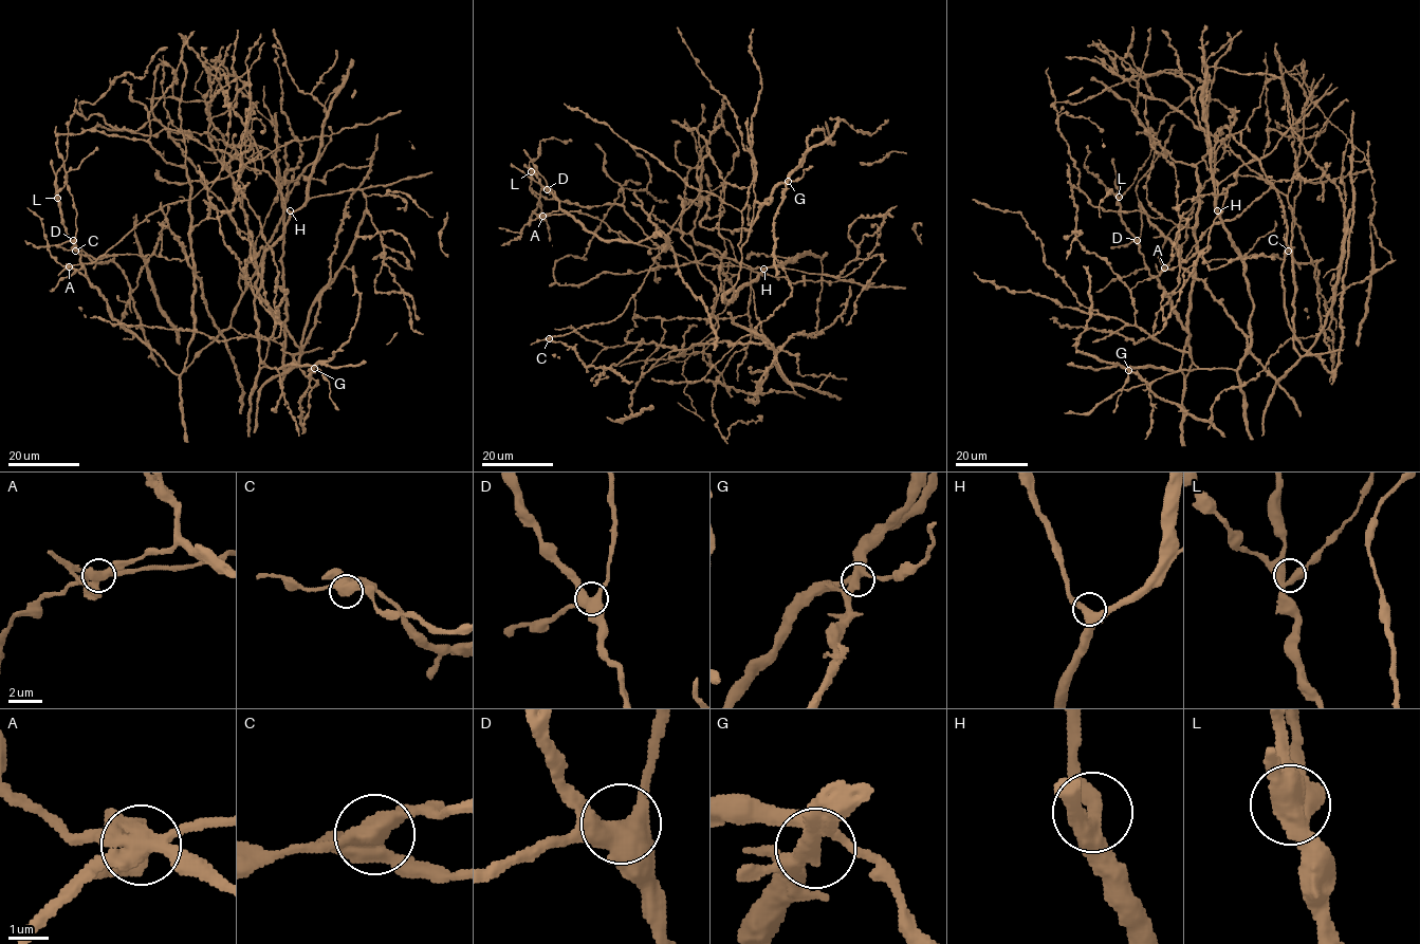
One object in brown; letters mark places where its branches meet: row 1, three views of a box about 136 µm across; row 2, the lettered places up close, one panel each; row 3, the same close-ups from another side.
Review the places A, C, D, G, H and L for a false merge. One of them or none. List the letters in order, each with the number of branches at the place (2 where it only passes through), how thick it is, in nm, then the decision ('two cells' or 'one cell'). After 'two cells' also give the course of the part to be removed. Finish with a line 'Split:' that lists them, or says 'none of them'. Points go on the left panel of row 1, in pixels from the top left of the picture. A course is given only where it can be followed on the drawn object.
A: 4 branches meet; 440 nm thick; two cells; foreign part runs (69, 266), (254, 169), (250, 96), (219, 67), (208, 117), (222, 154), (203, 161)
C: 4 branches meet; 440 nm thick; one cell
D: 3 branches meet; 480 nm thick; one cell
G: 4 branches meet; 420 nm thick; one cell
H: 3 branches meet; 420 nm thick; one cell
L: 3 branches meet; 400 nm thick; one cell
Split: A

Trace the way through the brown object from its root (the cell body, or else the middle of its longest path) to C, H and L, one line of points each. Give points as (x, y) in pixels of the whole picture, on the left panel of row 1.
C: (282, 233), (289, 210), (278, 183), (242, 167), (190, 199), (190, 252), (184, 260), (92, 258), (75, 251)
H: (282, 233), (290, 210)
L: (282, 233), (289, 210), (278, 183), (242, 167), (72, 266), (85, 275), (57, 198)

